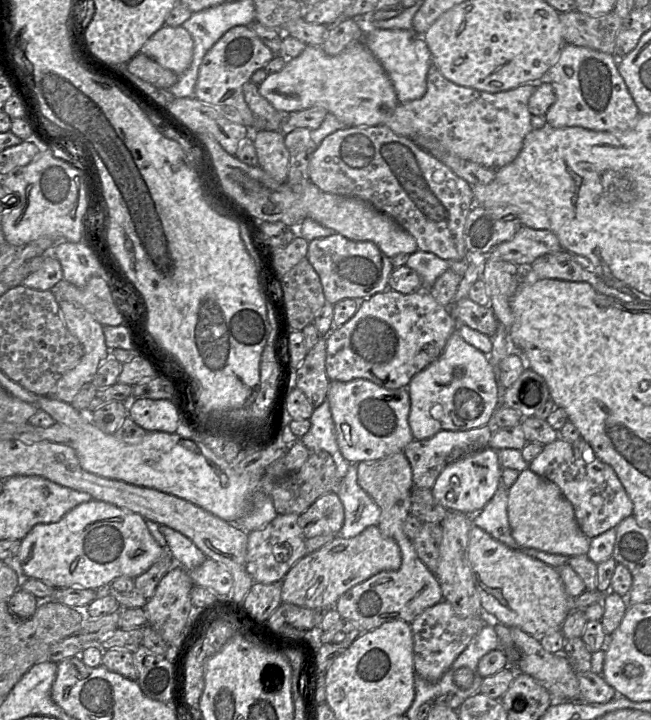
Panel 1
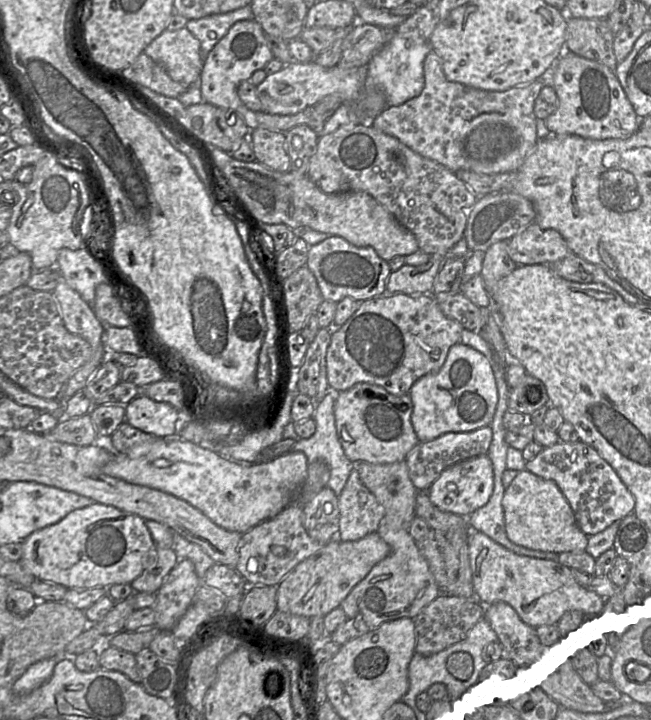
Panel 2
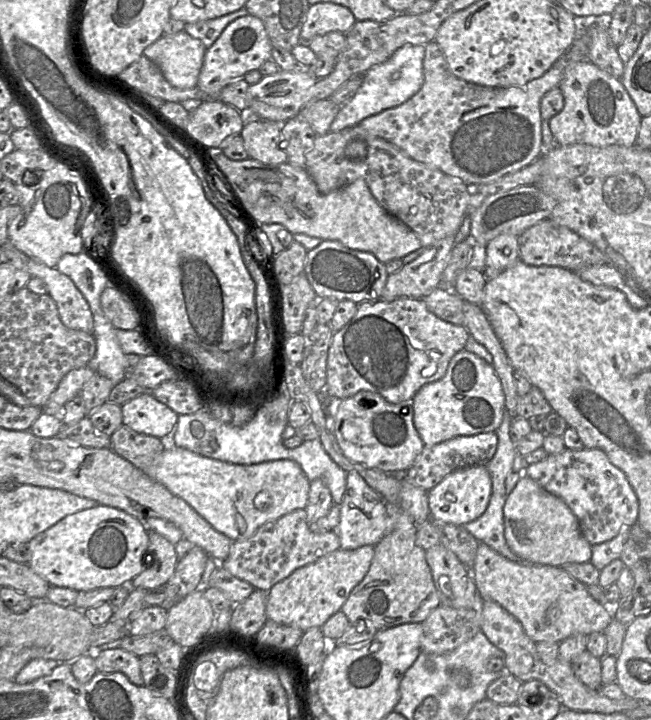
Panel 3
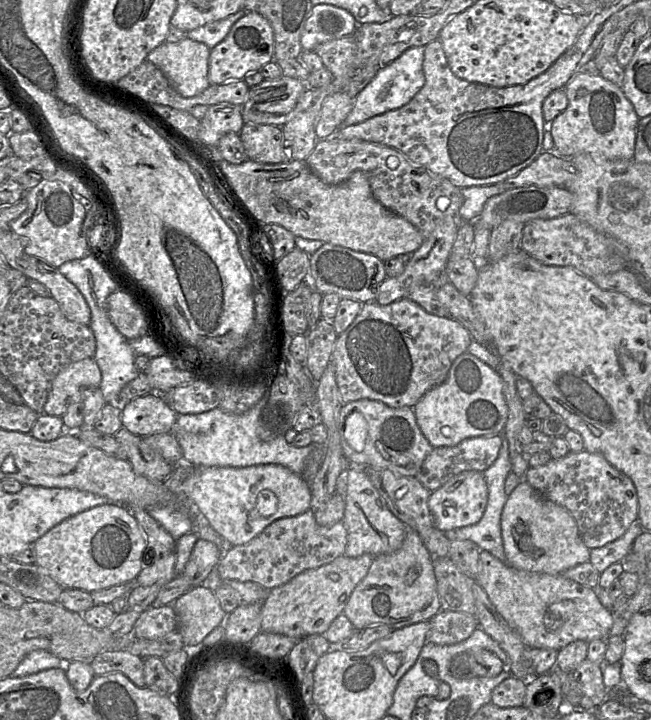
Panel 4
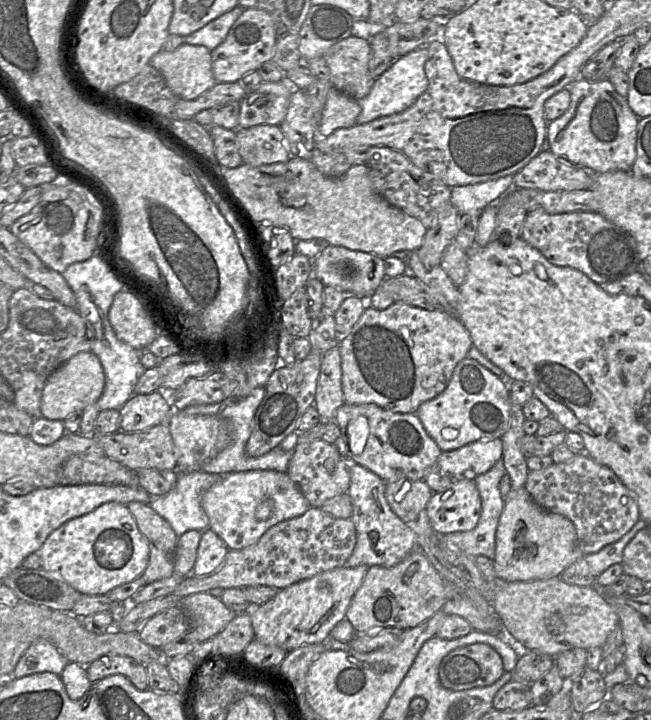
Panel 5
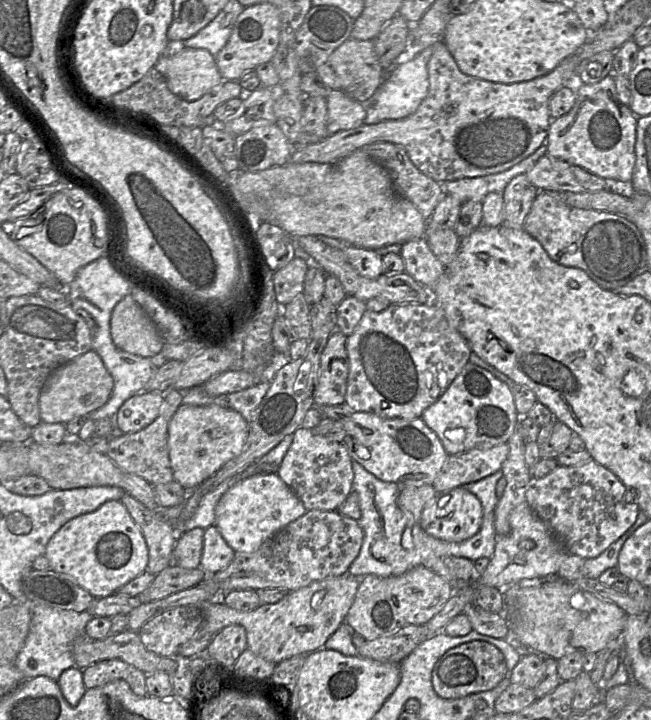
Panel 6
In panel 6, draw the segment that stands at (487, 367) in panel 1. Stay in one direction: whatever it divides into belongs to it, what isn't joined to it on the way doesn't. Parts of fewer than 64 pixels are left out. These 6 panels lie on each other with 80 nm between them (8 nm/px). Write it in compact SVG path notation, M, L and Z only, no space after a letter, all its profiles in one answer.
M469 361L447 390L421 415L423 422L438 436L448 455L463 453L475 447L507 443L520 417L510 386Z

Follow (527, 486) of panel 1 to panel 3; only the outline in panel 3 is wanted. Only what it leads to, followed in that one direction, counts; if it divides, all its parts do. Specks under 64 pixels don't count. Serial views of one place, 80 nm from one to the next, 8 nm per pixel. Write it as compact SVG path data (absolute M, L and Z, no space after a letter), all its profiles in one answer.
M522 475L507 496L504 509L504 536L518 556L537 565L561 567L566 563L589 562L592 545L581 532L579 521L569 506L533 479Z

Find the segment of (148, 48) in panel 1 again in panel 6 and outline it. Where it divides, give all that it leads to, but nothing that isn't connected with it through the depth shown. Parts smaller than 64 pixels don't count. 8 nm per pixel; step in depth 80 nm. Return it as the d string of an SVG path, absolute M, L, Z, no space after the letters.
M185 47L181 52L172 57L161 55L154 67L165 77L169 89L186 101L200 99L223 82L215 61L215 56L202 48Z

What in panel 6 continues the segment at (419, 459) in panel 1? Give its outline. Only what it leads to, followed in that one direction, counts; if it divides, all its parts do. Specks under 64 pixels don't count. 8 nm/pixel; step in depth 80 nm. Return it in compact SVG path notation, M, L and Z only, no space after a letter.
M502 443L448 455L432 486L441 493L481 480L499 471L508 454L508 444Z

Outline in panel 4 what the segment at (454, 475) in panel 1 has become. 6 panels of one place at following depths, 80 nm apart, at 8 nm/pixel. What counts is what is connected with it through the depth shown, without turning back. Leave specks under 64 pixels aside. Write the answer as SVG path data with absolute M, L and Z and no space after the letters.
M465 471L455 475L430 494L428 507L434 527L447 532L476 524L484 514L487 500L488 488L482 472Z

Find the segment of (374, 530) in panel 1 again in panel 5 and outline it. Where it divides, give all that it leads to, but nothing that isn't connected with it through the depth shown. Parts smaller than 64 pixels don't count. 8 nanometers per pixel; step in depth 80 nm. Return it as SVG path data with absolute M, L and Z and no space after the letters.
M366 565L352 568L342 566L279 590L266 603L247 611L250 613L254 639L287 652L303 645L325 642L335 625L345 618L347 608L368 569Z

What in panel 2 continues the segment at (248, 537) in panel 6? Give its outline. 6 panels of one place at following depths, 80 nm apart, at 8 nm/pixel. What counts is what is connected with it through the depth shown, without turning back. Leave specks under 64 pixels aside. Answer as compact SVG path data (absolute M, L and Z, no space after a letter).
M159 437L151 450L138 458L115 453L102 471L128 483L171 494L198 509L217 526L243 534L296 501L296 494L307 477L307 465L303 452L288 451L268 461L242 466L193 442L165 441Z

